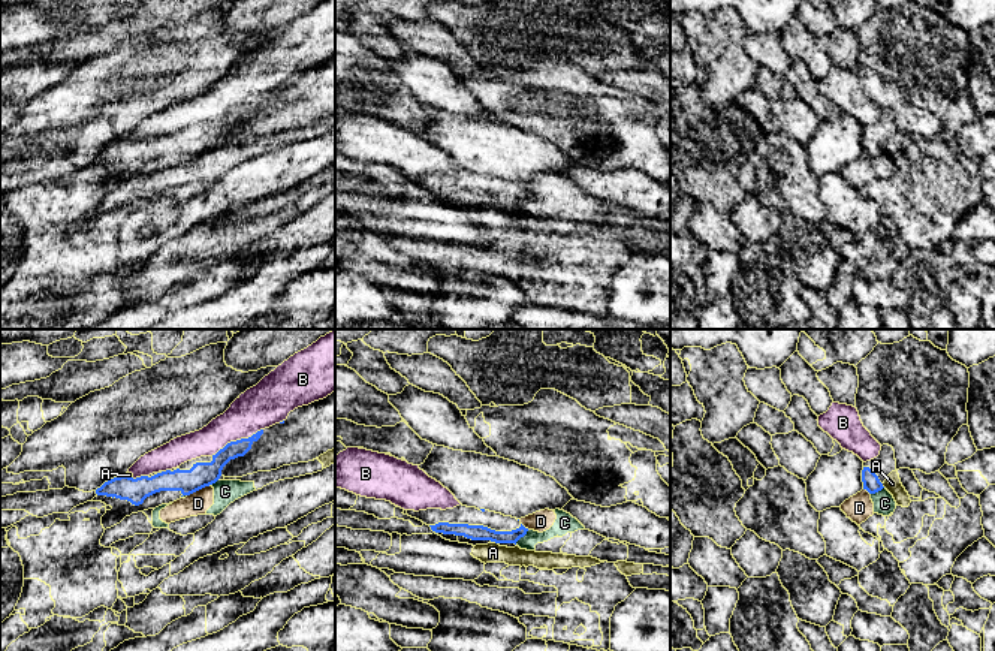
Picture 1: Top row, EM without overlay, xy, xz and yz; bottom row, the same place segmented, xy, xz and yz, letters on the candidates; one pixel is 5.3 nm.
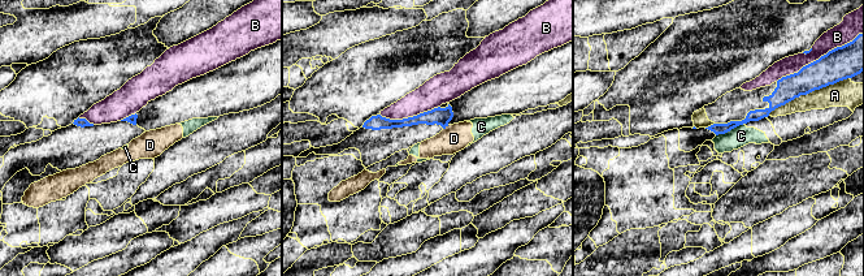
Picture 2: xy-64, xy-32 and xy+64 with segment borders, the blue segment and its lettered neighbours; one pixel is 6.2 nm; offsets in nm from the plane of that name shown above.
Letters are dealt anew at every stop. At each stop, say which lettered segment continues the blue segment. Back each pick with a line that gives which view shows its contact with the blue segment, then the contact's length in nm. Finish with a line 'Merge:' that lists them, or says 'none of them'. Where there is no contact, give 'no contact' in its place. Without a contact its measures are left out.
Merge: none of them

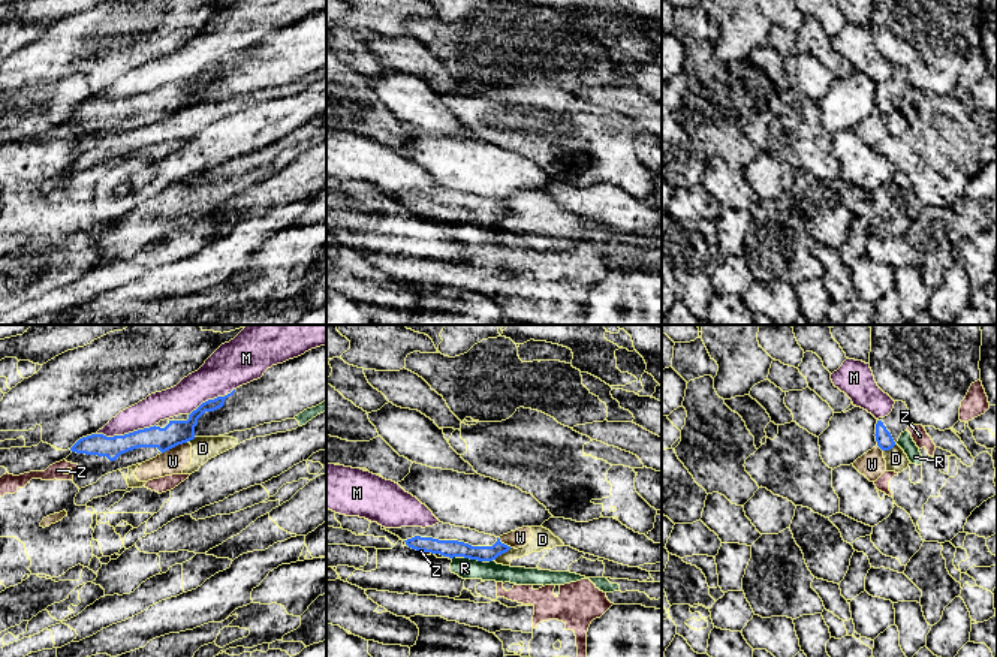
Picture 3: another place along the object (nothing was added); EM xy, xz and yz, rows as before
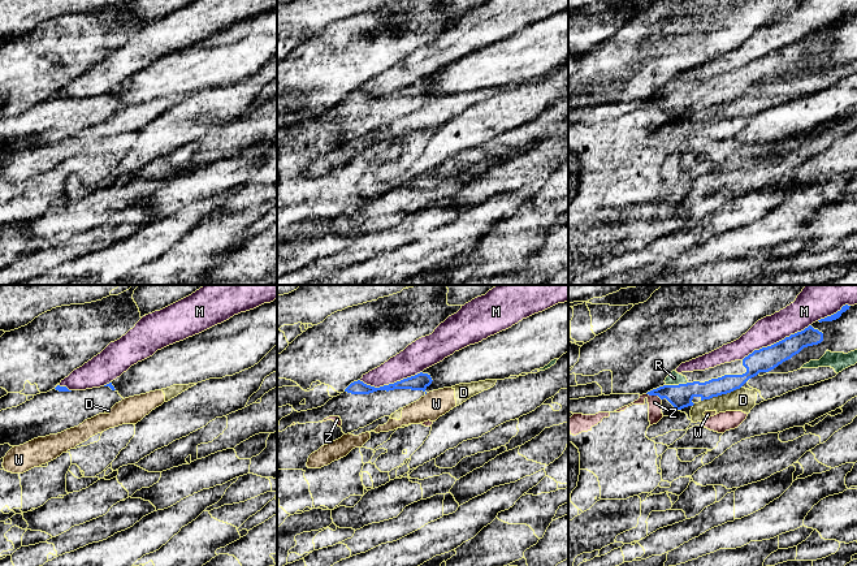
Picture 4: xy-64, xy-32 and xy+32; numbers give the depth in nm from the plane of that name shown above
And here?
Merge: none of them

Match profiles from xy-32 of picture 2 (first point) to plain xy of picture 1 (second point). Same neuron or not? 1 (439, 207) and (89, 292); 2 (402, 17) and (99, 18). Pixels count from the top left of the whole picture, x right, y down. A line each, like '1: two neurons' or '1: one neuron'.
1: two neurons
2: two neurons

